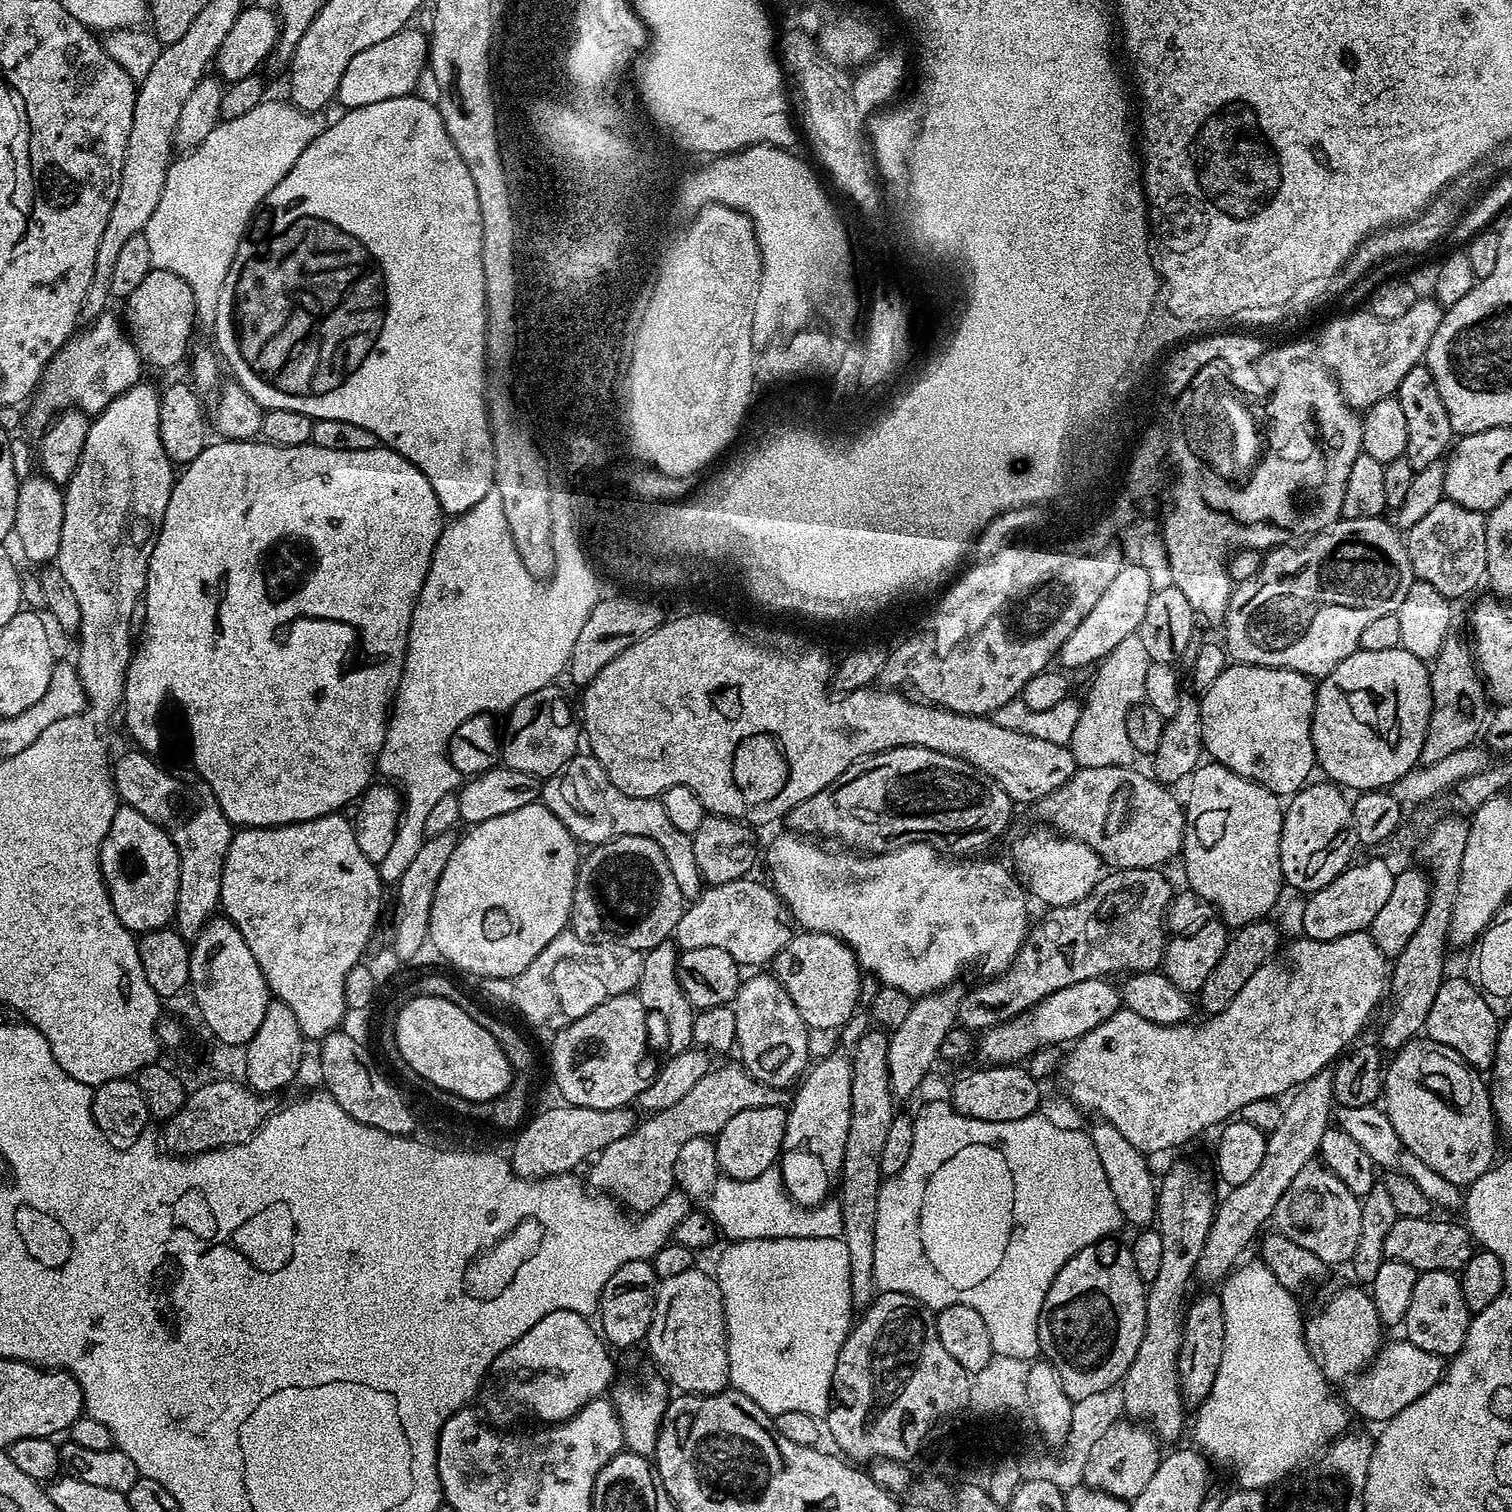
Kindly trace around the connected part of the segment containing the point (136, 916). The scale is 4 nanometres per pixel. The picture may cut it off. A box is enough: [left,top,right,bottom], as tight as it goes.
[100,806,180,934]

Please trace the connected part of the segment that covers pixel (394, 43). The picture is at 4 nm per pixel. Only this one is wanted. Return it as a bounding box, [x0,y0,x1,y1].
[337,26,430,109]

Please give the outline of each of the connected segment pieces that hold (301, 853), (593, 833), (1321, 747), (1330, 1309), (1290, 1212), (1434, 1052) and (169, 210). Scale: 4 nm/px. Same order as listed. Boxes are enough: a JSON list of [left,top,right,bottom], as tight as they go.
[[220,814,382,1042],[540,754,702,902],[1312,647,1432,790],[1304,1288,1382,1382],[1274,1162,1362,1265],[1382,1038,1498,1186],[143,99,322,329]]

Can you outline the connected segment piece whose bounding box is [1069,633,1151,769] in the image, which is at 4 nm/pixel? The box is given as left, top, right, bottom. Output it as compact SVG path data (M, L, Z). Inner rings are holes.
M1139 633L1127 635L1110 654L1097 665L1098 670L1081 707L1080 716L1072 732L1069 748L1077 767L1098 769L1100 766L1131 767L1136 753L1127 732L1127 716L1133 705L1145 697L1146 674L1151 660Z

